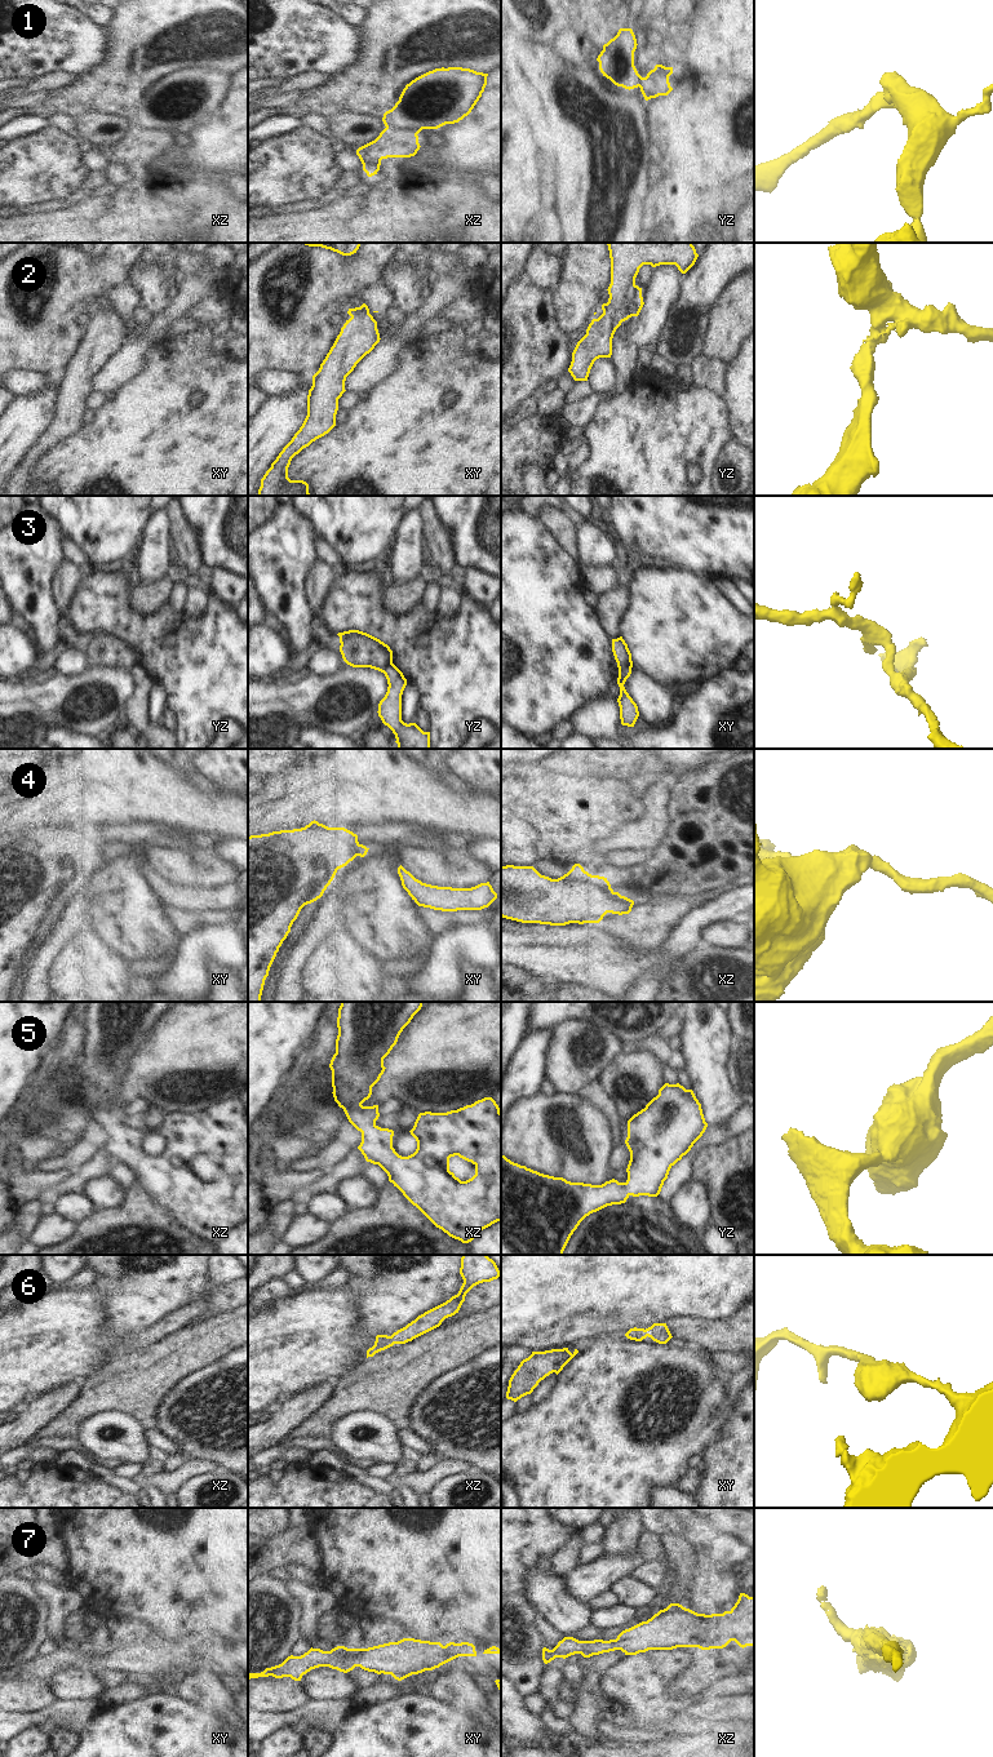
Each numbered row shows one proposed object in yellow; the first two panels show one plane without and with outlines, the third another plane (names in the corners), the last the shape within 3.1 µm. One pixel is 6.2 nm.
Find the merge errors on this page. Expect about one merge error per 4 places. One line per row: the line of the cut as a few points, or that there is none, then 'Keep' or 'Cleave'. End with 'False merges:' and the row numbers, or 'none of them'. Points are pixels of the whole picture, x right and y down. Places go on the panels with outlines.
1: Split along xz (386, 127), (416, 134). Cleave
2: No split. Keep
3: Split along xy (630, 666), (619, 669). Cleave
4: No split. Keep
5: No split. Keep
6: No split. Keep
7: No split. Keep
False merges: 1, 3

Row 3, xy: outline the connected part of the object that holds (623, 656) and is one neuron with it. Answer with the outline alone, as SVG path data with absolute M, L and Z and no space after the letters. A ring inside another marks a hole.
M622 636L612 639L612 652L619 669L633 667L631 653Z

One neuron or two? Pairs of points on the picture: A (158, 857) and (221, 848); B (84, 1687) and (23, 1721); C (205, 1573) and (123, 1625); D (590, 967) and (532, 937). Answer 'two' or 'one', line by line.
A: two
B: two
C: two
D: one

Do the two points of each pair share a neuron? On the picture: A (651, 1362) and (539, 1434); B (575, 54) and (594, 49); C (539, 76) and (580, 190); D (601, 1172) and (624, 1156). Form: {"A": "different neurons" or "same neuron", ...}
{"A": "same neuron", "B": "same neuron", "C": "same neuron", "D": "different neurons"}

